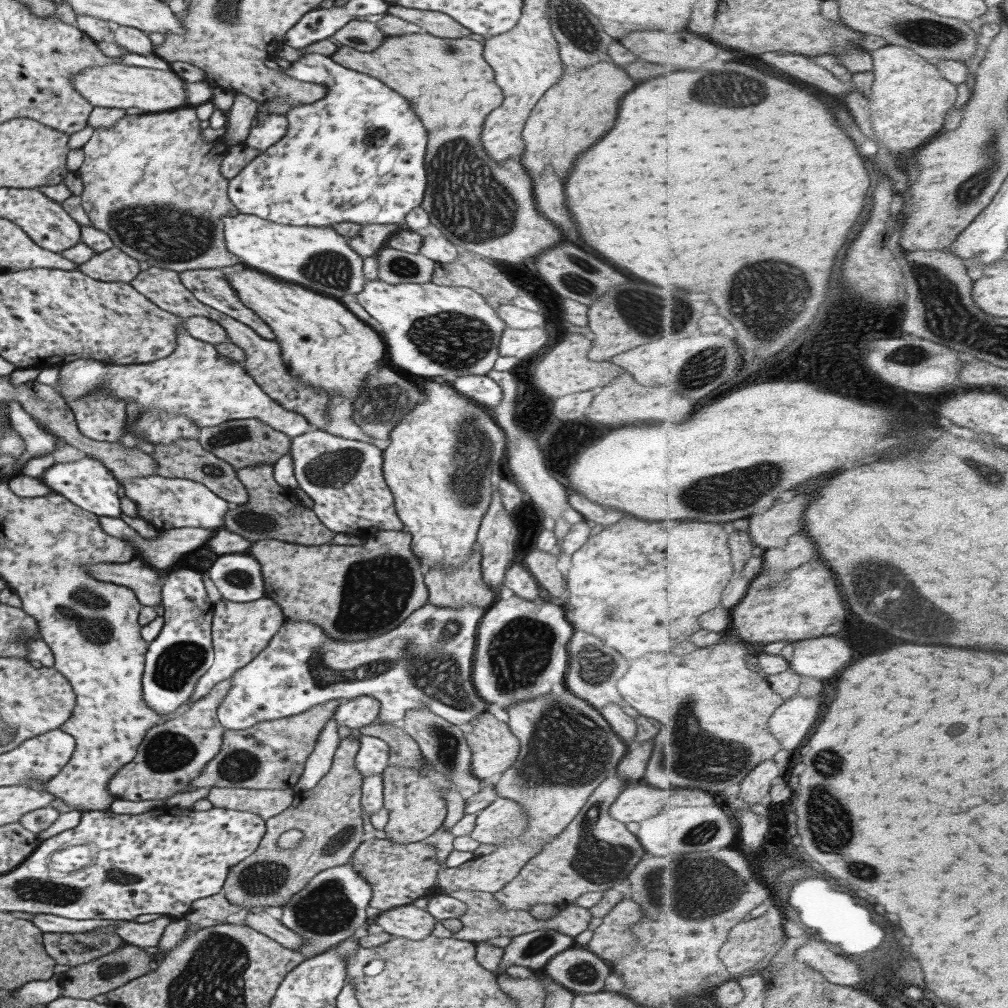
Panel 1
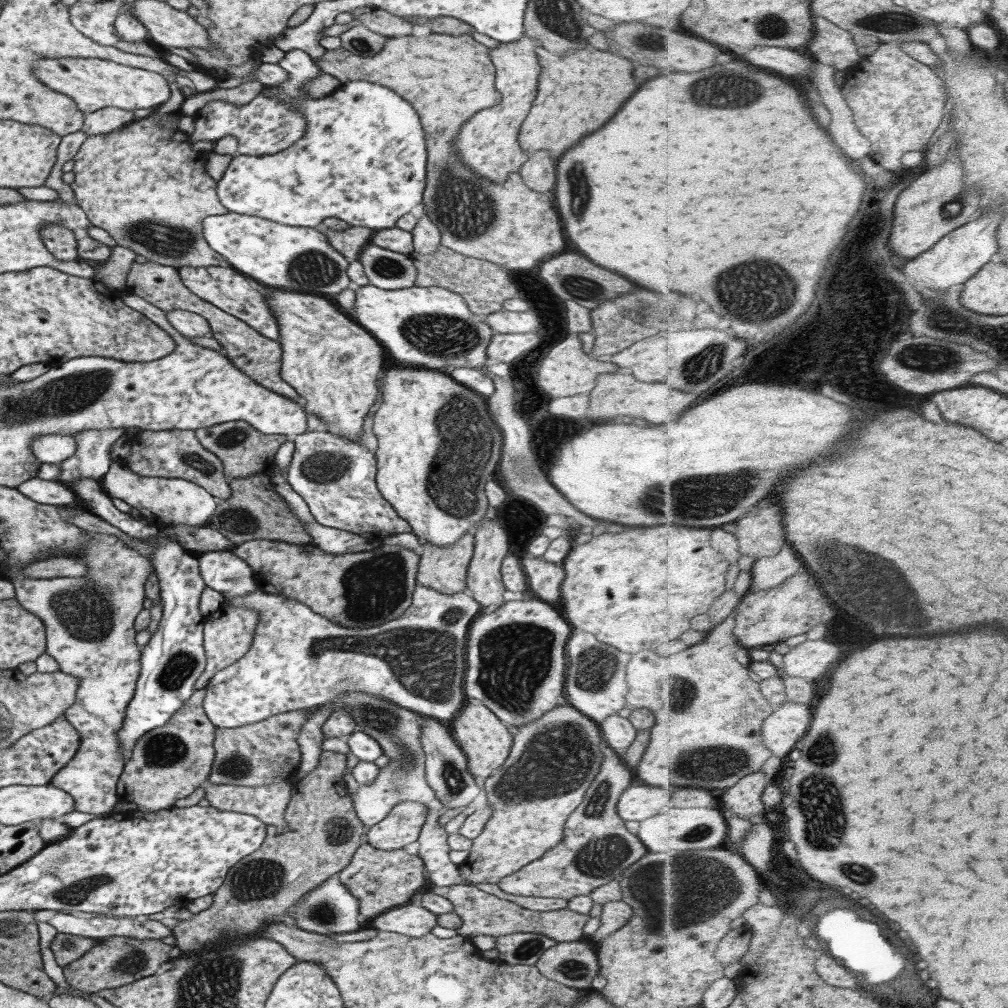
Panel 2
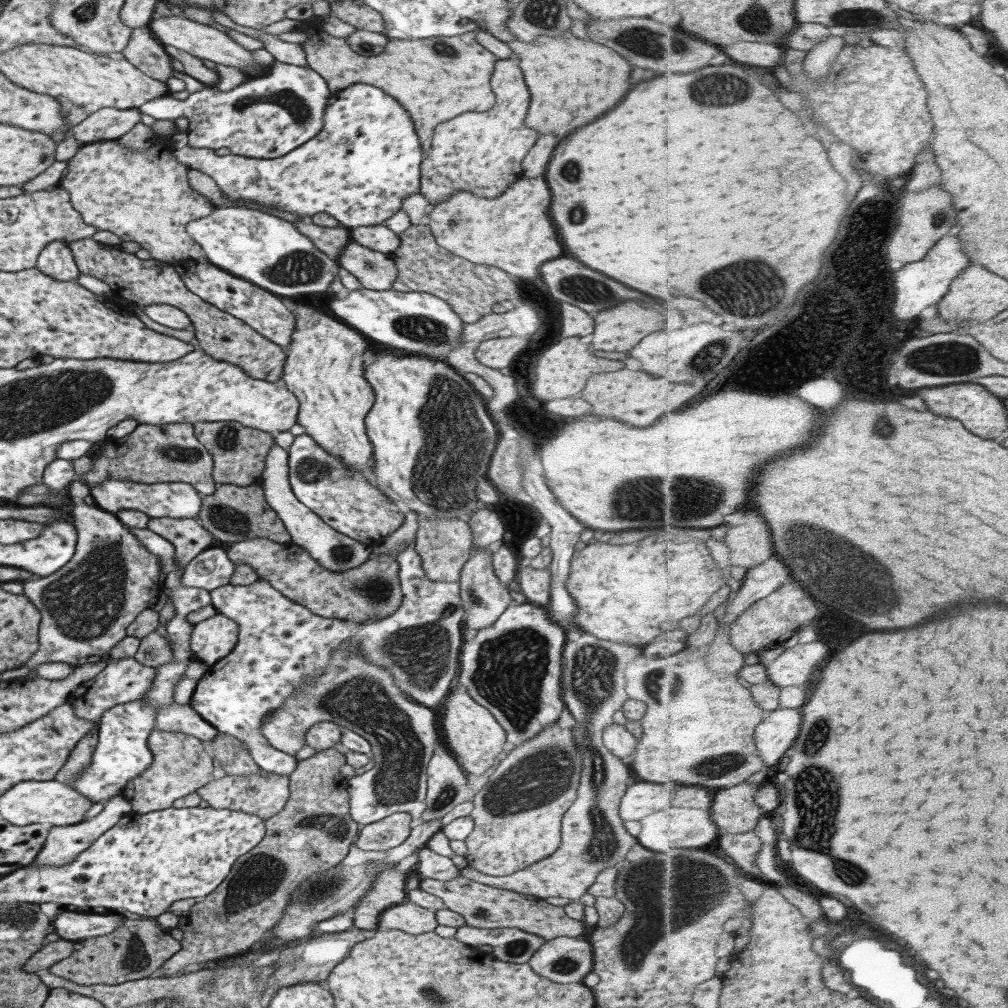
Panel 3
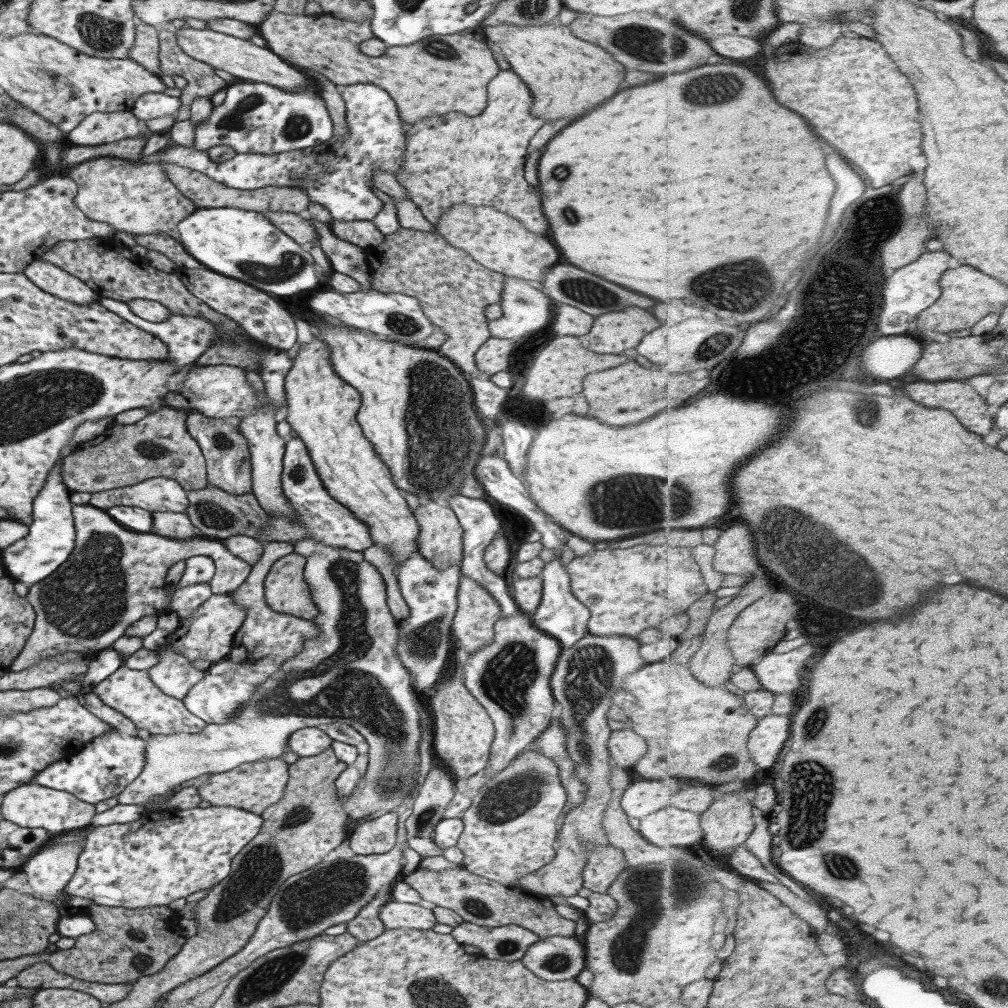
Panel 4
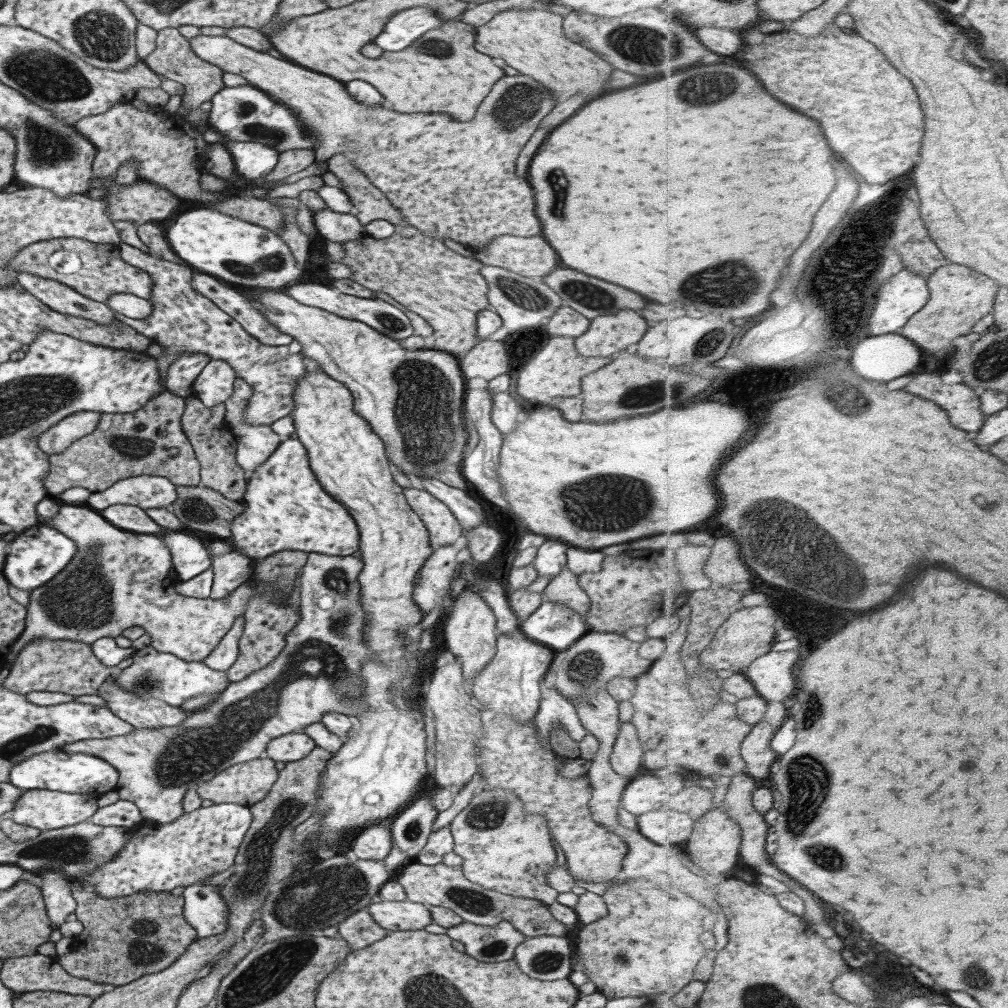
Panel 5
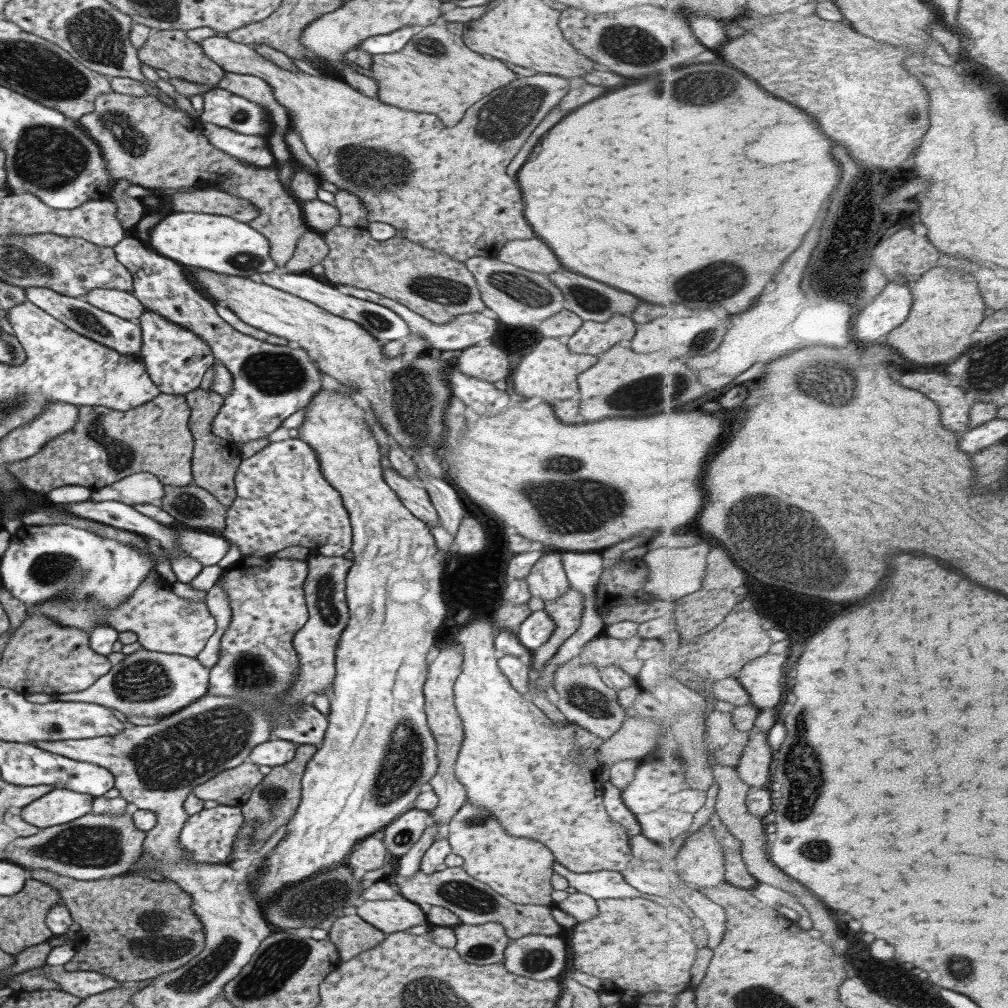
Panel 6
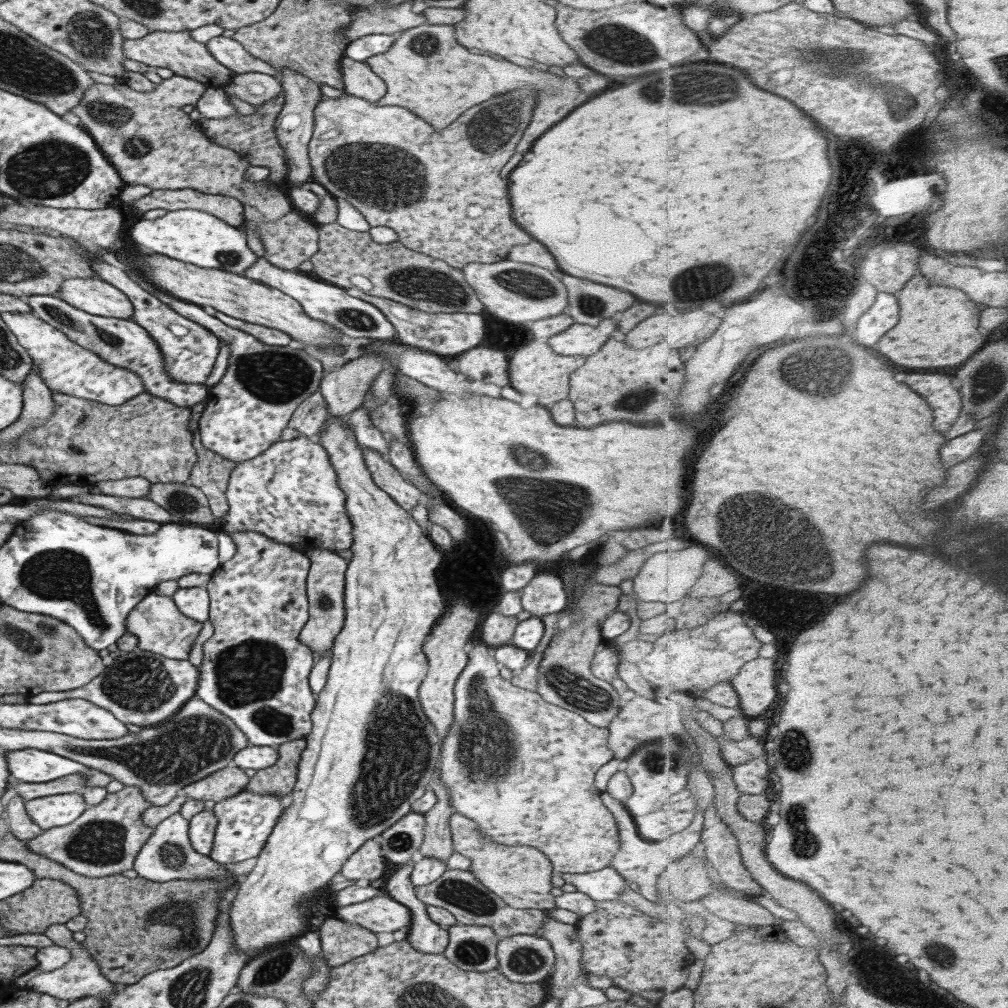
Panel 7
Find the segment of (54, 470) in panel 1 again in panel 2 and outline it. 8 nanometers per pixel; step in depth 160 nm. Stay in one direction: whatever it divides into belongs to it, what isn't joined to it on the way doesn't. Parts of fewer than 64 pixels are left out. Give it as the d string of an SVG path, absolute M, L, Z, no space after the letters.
M91 477L78 479L69 484L63 482L63 484L77 496L79 501L89 507L88 512L116 526L121 532L132 536L132 539L147 541L154 546L149 560L157 575L162 608L157 628L140 650L140 671L135 683L134 695L127 703L121 728L115 733L115 740L121 748L125 762L130 757L135 742L145 732L163 727L167 720L183 707L183 703L195 689L195 681L204 671L206 658L202 628L205 618L199 613L199 595L205 584L199 574L198 558L187 554L175 540L160 538L157 527L147 524L145 520L133 520L126 513L116 510L109 495L103 490L100 479Z

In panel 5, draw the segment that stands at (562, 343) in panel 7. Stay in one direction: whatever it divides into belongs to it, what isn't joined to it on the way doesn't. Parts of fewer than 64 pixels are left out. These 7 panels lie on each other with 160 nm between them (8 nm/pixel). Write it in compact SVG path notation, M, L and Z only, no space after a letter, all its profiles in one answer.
M623 310L609 316L599 316L591 320L585 334L575 338L575 350L581 356L605 356L621 350L627 344L635 344L647 324L633 310Z

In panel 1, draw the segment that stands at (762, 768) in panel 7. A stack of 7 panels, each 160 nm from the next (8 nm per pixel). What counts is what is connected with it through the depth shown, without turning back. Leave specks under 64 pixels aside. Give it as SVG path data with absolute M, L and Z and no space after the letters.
M795 695L786 699L770 719L771 733L782 748L795 750L803 746L821 716L821 698Z

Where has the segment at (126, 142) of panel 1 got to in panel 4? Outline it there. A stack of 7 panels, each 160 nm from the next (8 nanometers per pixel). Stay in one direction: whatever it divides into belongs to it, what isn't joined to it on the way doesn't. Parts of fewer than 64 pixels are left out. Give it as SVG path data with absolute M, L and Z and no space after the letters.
M95 157L73 165L67 175L76 184L75 206L89 219L130 235L166 235L179 241L177 224L197 207L164 175L159 163Z

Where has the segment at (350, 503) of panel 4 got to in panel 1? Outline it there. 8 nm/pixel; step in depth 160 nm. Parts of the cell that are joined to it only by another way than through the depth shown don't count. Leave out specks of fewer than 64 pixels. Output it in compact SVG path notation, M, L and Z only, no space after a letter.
M244 267L241 272L224 276L243 307L252 310L273 331L275 341L280 346L281 360L289 375L308 387L319 387L328 394L328 398L341 394L344 398L353 400L364 387L366 376L383 359L386 346L377 336L378 333L357 319L338 299L309 291L295 283L280 281L251 268Z

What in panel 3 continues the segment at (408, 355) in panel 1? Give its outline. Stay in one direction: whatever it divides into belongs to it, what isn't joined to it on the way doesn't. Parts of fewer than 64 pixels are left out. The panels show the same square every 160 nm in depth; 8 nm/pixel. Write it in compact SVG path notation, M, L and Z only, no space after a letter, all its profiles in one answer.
M359 290L349 291L345 298L335 297L327 304L343 324L363 336L406 355L424 355L435 361L445 361L448 354L461 344L462 322L455 311L439 298L427 292L397 292Z

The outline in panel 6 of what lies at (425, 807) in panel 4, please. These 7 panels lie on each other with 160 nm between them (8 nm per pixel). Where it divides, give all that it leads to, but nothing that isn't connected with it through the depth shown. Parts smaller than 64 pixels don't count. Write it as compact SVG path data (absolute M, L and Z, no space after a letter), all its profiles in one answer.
M411 809L383 828L382 844L390 856L400 857L419 840L429 824L428 811Z

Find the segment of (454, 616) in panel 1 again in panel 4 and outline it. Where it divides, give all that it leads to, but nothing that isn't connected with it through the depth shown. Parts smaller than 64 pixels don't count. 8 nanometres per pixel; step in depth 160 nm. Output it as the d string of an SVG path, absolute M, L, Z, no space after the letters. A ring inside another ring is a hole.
M268 542L263 545L262 555L259 560L250 568L249 574L245 580L235 589L228 593L228 596L234 600L234 604L238 604L244 608L245 616L243 622L239 625L235 632L231 650L225 657L214 661L204 670L201 680L198 680L181 699L181 703L192 716L197 716L206 724L223 724L227 723L235 710L241 709L241 705L245 705L252 697L252 694L270 674L273 674L288 658L295 656L304 645L304 640L309 640L318 635L318 628L313 621L305 620L296 616L291 616L282 612L274 611L264 599L263 581L265 575L270 569L271 563L275 562L281 556L292 552L292 546L286 542ZM411 554L397 568L399 588L409 616L396 626L396 653L402 667L411 674L411 685L417 694L433 691L443 668L451 663L453 646L450 626L457 608L460 575L457 564L449 564L447 568L438 570L417 554Z

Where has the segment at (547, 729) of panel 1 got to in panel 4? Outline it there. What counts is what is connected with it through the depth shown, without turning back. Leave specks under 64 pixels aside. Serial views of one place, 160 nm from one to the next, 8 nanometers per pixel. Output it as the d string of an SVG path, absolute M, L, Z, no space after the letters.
M527 749L522 753L519 753L514 759L511 759L508 766L503 768L500 772L493 775L492 778L487 780L485 784L478 790L478 794L473 796L470 801L470 805L461 814L460 819L463 823L461 834L455 844L457 850L462 854L462 861L460 866L463 869L467 869L471 874L483 877L495 881L496 883L507 886L515 886L519 879L527 876L530 872L541 868L544 864L547 864L555 854L555 843L558 837L558 823L563 815L563 802L566 802L566 792L563 790L563 786L559 784L559 778L557 778L557 766L553 764L553 760L548 759L544 754L537 752L529 752Z

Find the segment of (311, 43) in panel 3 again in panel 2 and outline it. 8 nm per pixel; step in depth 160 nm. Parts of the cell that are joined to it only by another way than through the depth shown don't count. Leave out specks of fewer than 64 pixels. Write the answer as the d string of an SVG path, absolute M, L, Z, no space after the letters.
M447 35L441 36L401 36L388 37L385 46L377 54L370 57L355 56L343 47L334 50L326 50L315 66L319 68L320 74L307 80L296 91L305 97L318 99L332 93L339 84L350 80L365 80L379 86L385 86L399 94L403 100L407 100L423 126L425 132L425 146L427 146L427 166L425 176L425 186L422 192L422 203L425 215L431 223L439 229L439 244L453 252L457 252L465 257L483 260L503 267L510 272L532 272L537 266L547 258L562 253L563 236L559 228L557 214L551 206L553 198L547 198L545 192L531 190L526 184L521 182L518 171L510 172L507 180L501 184L489 182L479 178L470 168L467 168L453 152L453 138L461 124L469 120L475 112L499 104L501 96L493 88L494 66L489 62L487 52L489 49L476 41L469 40L471 48L463 48L465 54L459 54L461 66L455 70L455 64L447 66L447 46L443 42L449 42Z

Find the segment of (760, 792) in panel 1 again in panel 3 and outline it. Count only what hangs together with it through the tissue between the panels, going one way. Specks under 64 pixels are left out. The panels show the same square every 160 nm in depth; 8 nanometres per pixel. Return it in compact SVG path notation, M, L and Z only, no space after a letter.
M743 782L719 790L714 796L712 817L718 824L720 836L725 833L741 834L757 826L763 809L757 804L755 795L761 785Z

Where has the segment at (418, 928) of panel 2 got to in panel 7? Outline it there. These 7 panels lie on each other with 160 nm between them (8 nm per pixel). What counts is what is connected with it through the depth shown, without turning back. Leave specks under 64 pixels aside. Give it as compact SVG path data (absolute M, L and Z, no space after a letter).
M378 894L365 902L335 908L330 913L345 923L359 925L368 931L395 932L410 924L410 910L388 894Z

